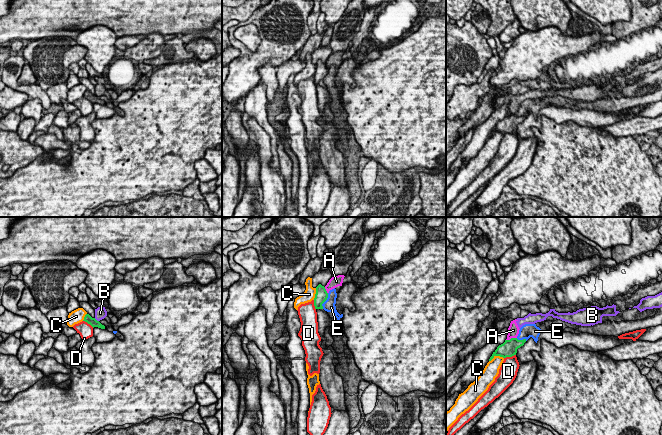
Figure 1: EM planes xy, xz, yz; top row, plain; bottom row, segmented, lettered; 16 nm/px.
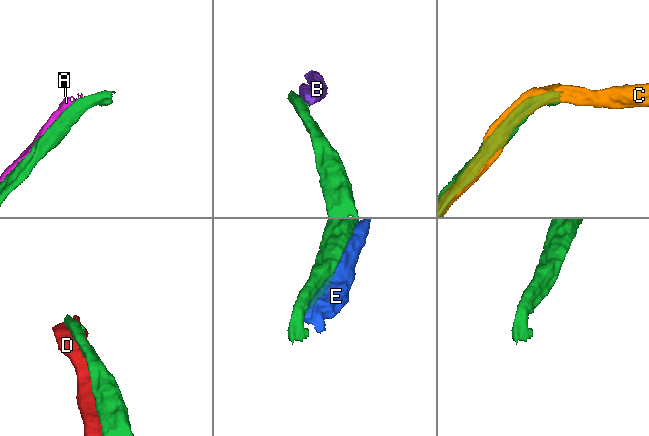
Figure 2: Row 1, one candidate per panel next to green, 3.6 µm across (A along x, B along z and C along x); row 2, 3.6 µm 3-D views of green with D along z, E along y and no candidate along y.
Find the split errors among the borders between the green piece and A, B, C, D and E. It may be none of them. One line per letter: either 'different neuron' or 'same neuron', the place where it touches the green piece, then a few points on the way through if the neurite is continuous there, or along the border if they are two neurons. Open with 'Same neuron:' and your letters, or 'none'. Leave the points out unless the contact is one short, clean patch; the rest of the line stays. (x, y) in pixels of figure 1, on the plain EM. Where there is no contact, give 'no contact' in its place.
Same neuron: none
A: different neuron; meets green in yz at (511, 114)
B: different neuron; meets green in xy at (95, 95)
C: different neuron; meets green in yz at (496, 131)
D: different neuron; meets green in yz at (509, 132)
E: different neuron; meets green in xz at (325, 76)

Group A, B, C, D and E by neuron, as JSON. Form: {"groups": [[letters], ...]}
{"groups": [["A", "B"], ["C"], ["D"], ["E"]]}

